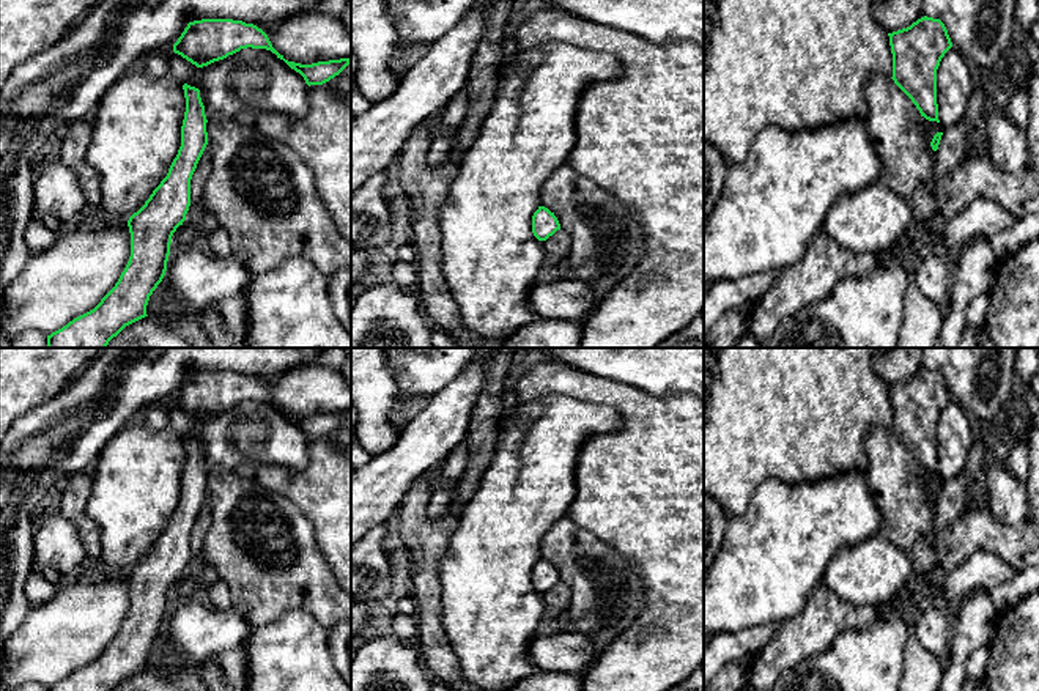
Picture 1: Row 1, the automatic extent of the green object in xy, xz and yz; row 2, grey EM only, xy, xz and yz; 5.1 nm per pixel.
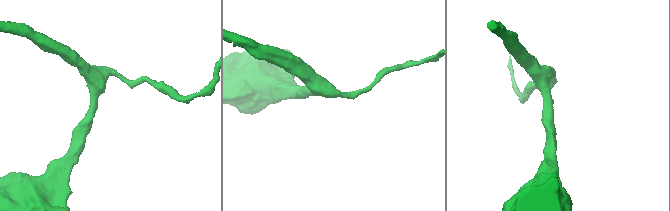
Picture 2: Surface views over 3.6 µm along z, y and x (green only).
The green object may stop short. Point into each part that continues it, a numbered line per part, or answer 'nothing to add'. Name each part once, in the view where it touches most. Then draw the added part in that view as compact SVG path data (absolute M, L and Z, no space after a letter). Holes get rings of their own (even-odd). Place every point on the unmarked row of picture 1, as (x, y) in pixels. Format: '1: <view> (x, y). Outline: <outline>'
nothing to add

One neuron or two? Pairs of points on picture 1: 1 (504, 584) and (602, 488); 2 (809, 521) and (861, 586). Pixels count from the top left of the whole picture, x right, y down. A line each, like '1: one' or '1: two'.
1: two
2: two

